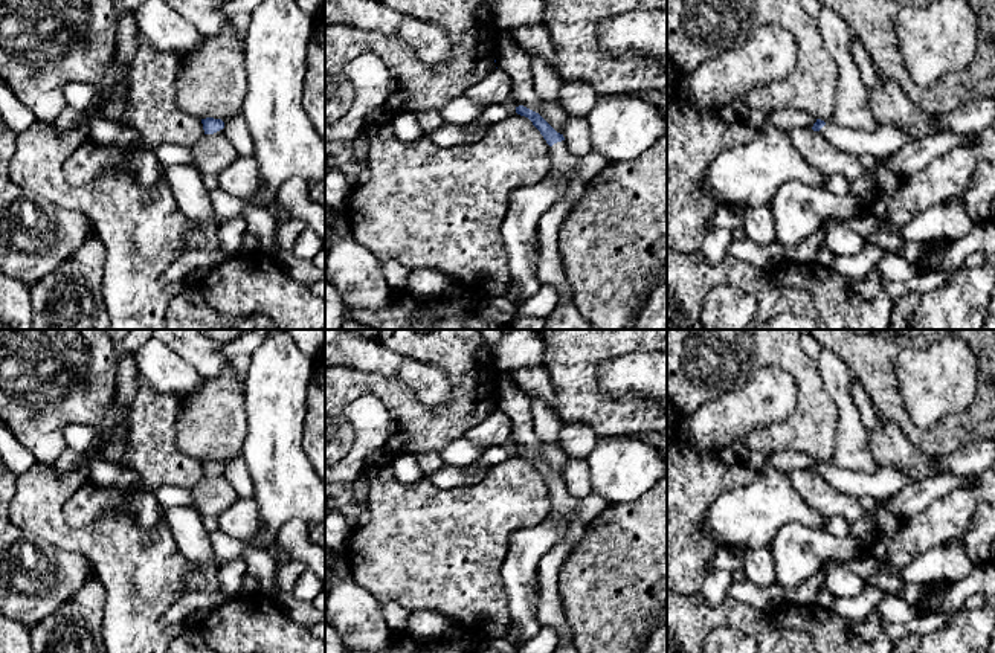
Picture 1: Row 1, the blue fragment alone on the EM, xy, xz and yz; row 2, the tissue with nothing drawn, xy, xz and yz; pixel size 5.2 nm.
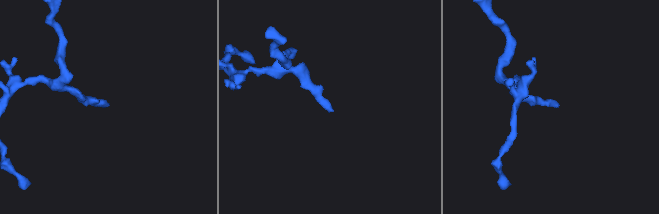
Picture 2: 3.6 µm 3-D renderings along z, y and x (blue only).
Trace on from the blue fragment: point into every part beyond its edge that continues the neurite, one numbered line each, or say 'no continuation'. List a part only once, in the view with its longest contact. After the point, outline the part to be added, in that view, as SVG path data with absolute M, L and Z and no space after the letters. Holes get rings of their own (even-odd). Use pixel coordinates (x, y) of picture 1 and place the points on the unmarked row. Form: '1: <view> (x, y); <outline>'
1: xz (551, 611); M565 482L549 488L549 516L563 525L562 540L552 545L537 566L537 619L540 627L552 627L559 633L559 647L572 641L572 629L566 619L566 607L559 592L559 571L571 549L584 536L586 523L572 519L578 499L571 496Z

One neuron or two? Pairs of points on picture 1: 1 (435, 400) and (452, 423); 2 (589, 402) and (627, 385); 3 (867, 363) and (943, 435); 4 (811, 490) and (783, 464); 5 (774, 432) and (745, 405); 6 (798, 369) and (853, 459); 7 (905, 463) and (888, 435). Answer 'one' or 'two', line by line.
1: two
2: two
3: one
4: two
5: two
6: two
7: one

